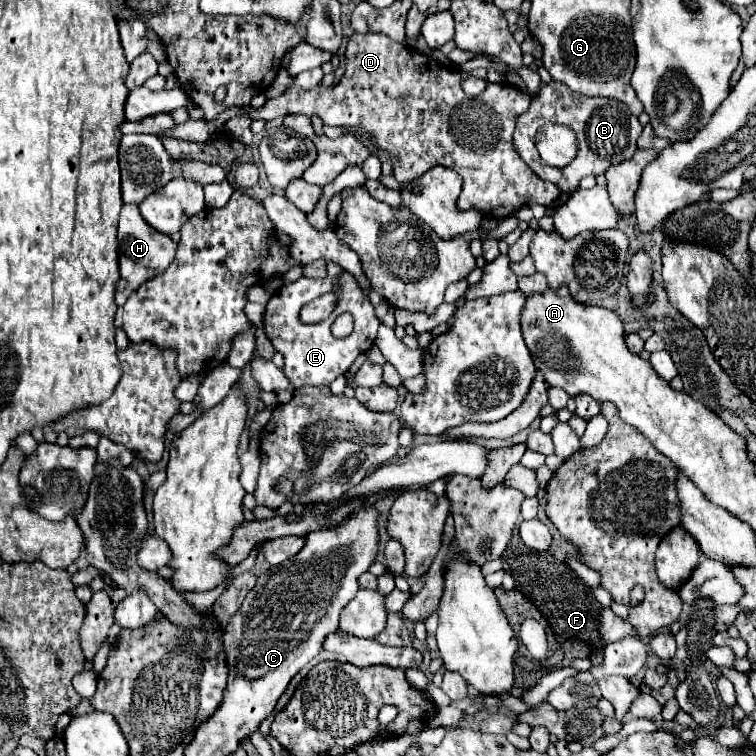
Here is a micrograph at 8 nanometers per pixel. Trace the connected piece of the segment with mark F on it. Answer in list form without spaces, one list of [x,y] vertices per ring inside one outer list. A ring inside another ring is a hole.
[[[517,533],[513,535],[513,539],[517,543],[503,551],[501,561],[503,561],[503,569],[511,573],[511,577],[515,579],[515,589],[507,593],[507,597],[499,597],[499,603],[505,609],[509,625],[513,627],[515,635],[525,619],[539,621],[547,631],[549,651],[553,653],[561,649],[565,653],[565,659],[557,667],[565,667],[575,657],[581,659],[591,657],[597,649],[603,649],[603,645],[599,645],[601,641],[599,611],[603,607],[595,599],[591,587],[567,563],[559,561],[555,555],[551,553],[539,555],[527,549],[523,543],[519,543],[521,539]]]

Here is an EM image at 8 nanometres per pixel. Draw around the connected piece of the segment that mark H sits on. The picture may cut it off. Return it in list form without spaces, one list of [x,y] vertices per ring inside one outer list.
[[[125,203],[121,207],[121,215],[119,215],[119,235],[117,235],[117,241],[119,241],[119,273],[121,273],[121,279],[117,283],[117,291],[115,291],[115,303],[121,307],[127,297],[141,285],[145,283],[147,279],[159,275],[165,271],[167,263],[171,263],[173,255],[175,255],[175,243],[155,231],[139,213],[139,207],[135,203]]]

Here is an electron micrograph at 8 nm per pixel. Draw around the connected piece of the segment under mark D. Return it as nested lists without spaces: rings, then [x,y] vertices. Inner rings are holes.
[[[353,33],[347,43],[345,59],[345,73],[335,87],[301,89],[293,85],[283,95],[267,99],[259,109],[245,105],[225,109],[213,121],[187,119],[183,125],[171,127],[165,135],[191,143],[205,143],[237,115],[265,121],[285,117],[287,113],[305,113],[309,117],[319,115],[325,125],[361,125],[367,129],[379,147],[397,155],[399,161],[393,169],[399,183],[413,181],[437,165],[457,171],[463,177],[459,209],[479,207],[485,217],[505,219],[531,203],[547,207],[561,195],[559,187],[539,179],[515,151],[515,123],[519,113],[525,113],[531,103],[529,93],[523,89],[509,83],[487,81],[481,95],[467,97],[461,89],[463,79],[469,75],[485,79],[485,71],[475,69],[471,73],[463,73],[447,69],[433,57],[421,55],[419,51],[381,33]]]

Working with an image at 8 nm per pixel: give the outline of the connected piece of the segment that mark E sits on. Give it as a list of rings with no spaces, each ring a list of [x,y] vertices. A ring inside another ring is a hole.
[[[341,271],[341,275],[337,277],[337,281],[323,277],[323,279],[307,279],[301,277],[299,281],[279,289],[271,301],[267,303],[265,309],[265,317],[263,317],[263,325],[267,331],[267,337],[271,339],[273,347],[277,353],[283,355],[285,365],[283,365],[283,373],[287,375],[289,381],[293,381],[293,387],[299,389],[303,385],[331,385],[333,379],[337,379],[337,375],[343,375],[353,361],[357,359],[357,355],[365,353],[371,343],[375,341],[377,329],[381,325],[379,317],[375,315],[373,305],[369,303],[369,299],[365,297],[363,289],[359,287],[359,283],[355,281],[355,277],[351,277],[347,271]],[[325,293],[335,293],[337,297],[337,307],[335,311],[321,323],[313,323],[313,325],[305,325],[299,321],[299,311],[307,301],[313,301],[315,297],[321,297]],[[341,313],[353,313],[355,317],[355,329],[349,337],[345,339],[335,339],[329,331],[331,323],[335,321],[337,315]]]

